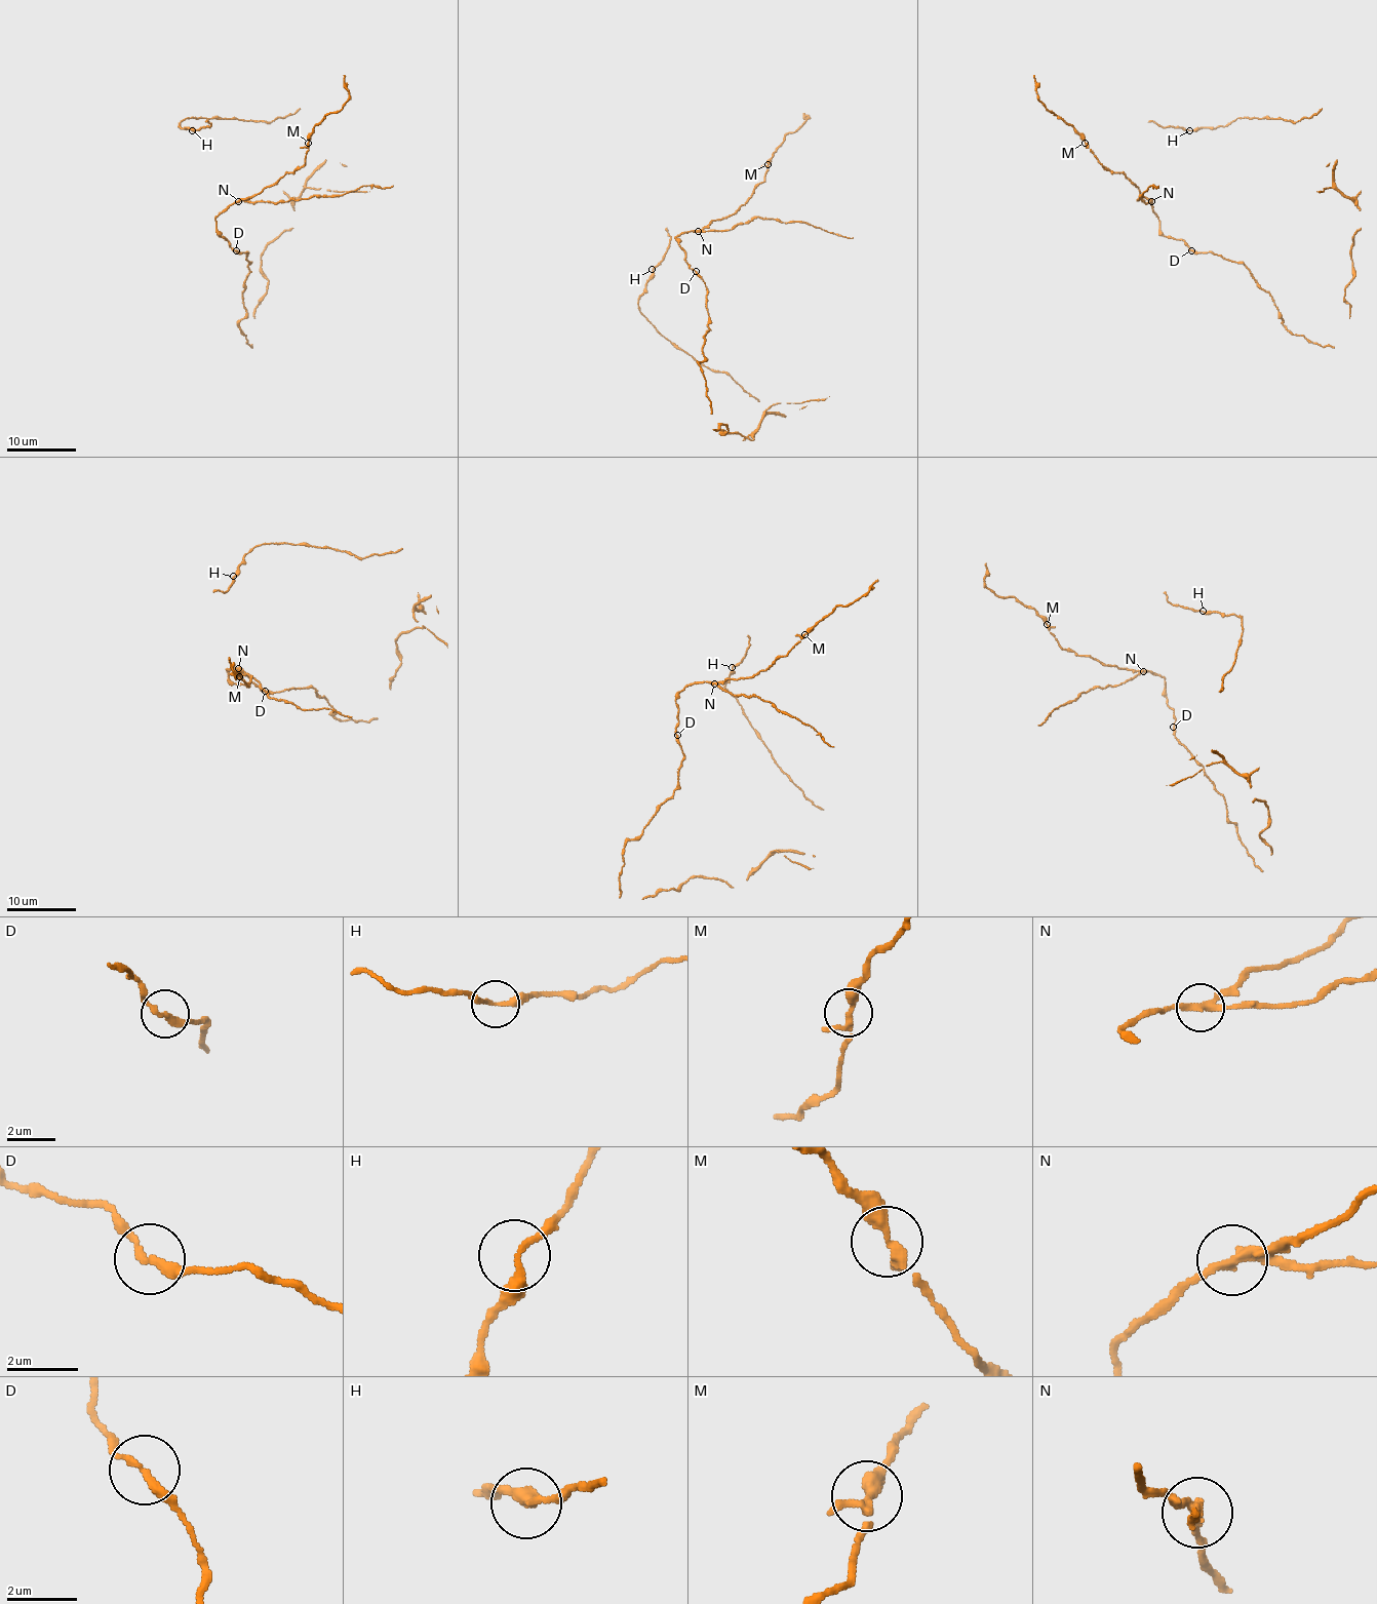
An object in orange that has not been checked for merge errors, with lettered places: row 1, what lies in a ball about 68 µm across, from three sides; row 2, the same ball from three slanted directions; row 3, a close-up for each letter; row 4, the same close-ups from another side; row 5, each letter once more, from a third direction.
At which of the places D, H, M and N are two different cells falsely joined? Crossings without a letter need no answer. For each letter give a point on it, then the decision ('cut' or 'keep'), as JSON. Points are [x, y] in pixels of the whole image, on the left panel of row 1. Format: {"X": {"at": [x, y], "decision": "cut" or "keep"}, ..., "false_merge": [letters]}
{"D": {"at": [236, 250], "decision": "keep"}, "H": {"at": [192, 130], "decision": "keep"}, "M": {"at": [308, 143], "decision": "keep"}, "N": {"at": [238, 201], "decision": "cut"}, "false_merge": ["N"]}

